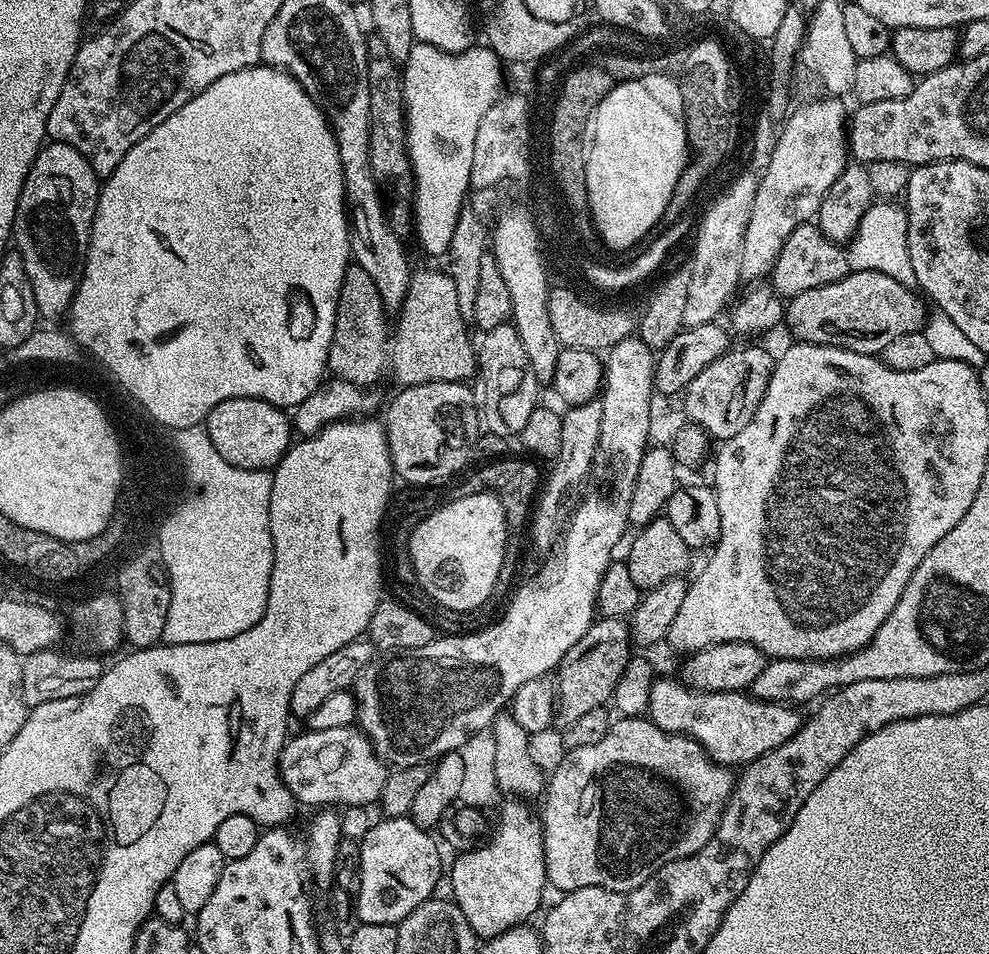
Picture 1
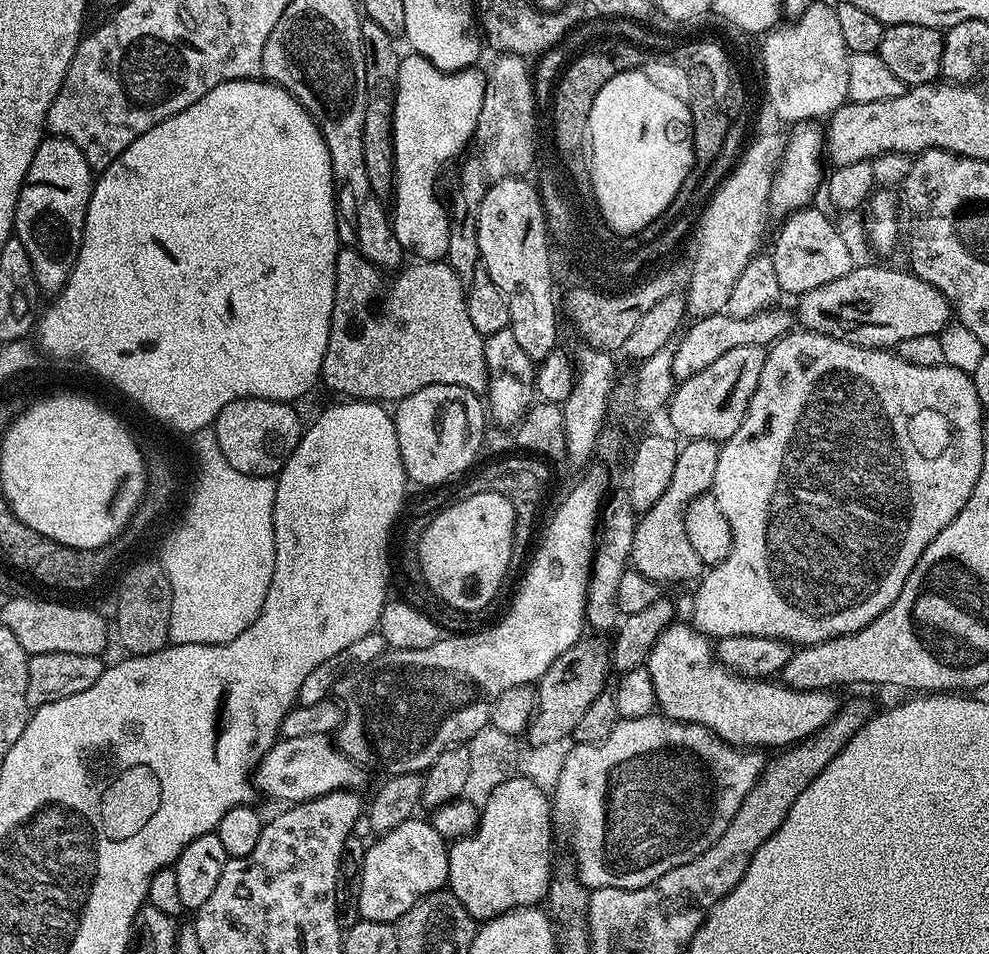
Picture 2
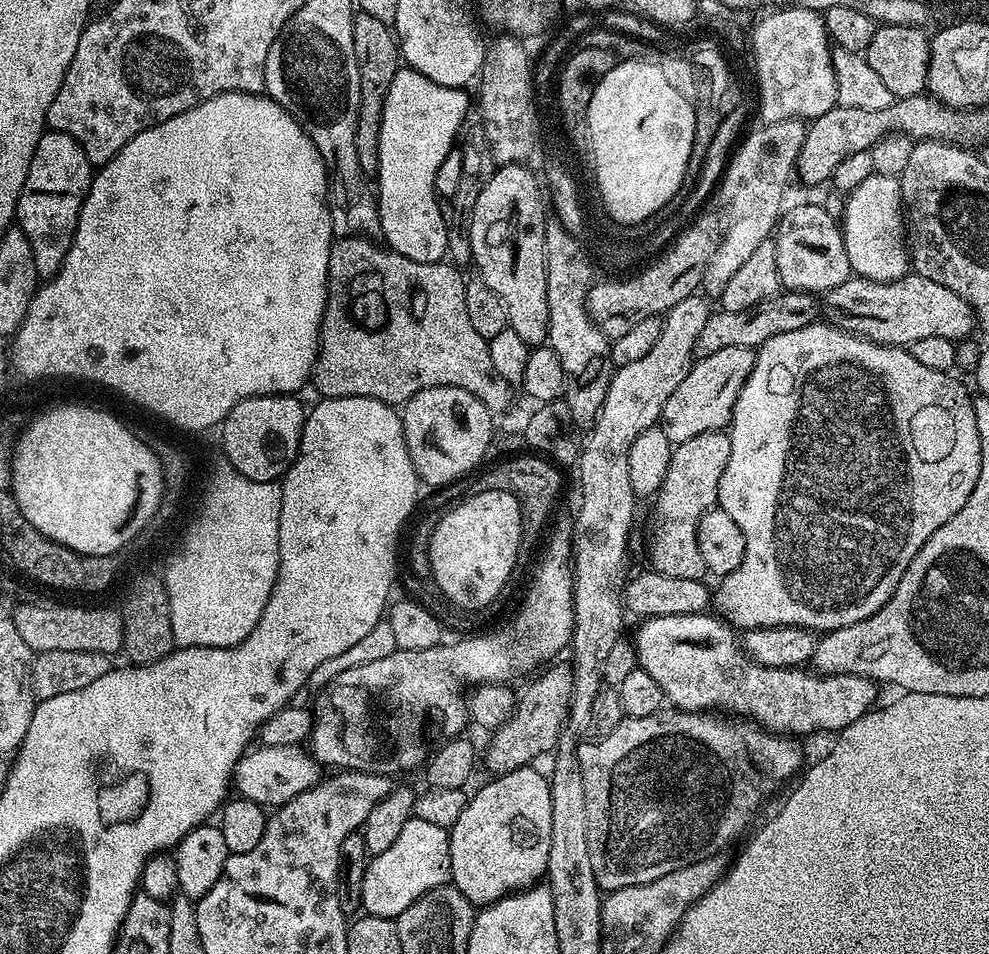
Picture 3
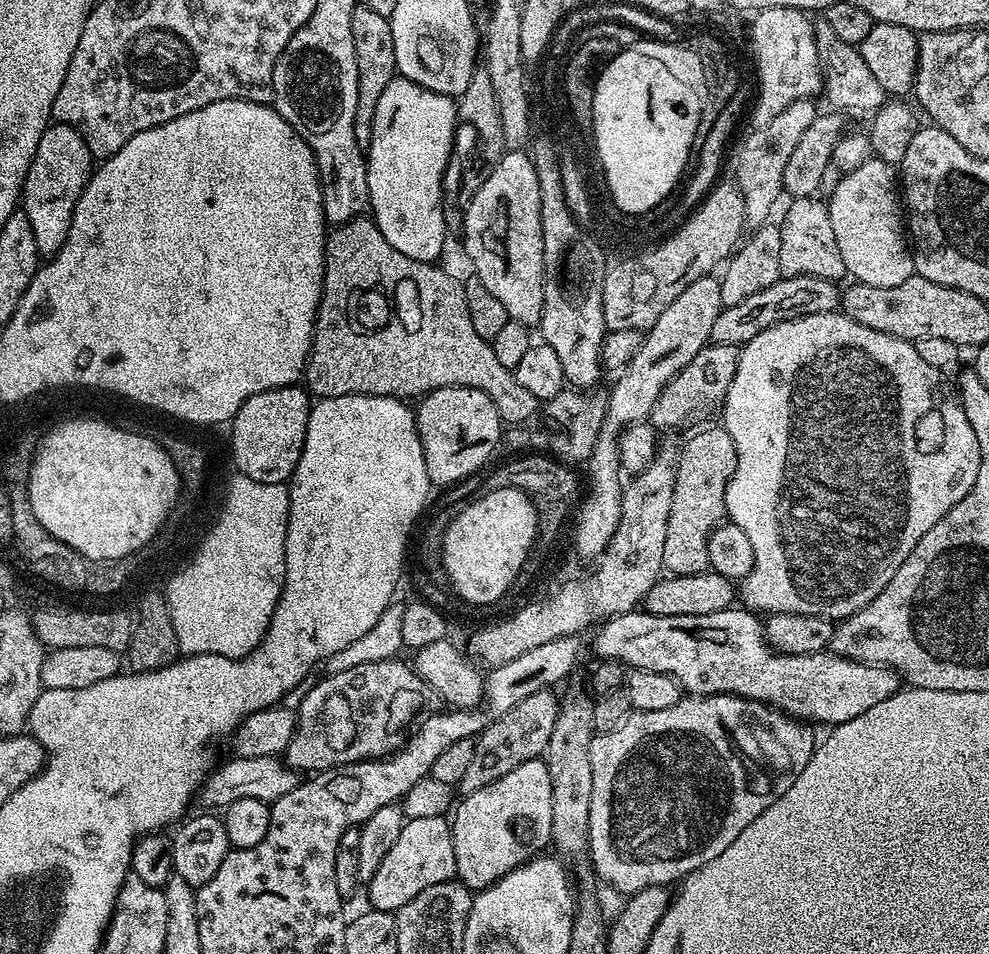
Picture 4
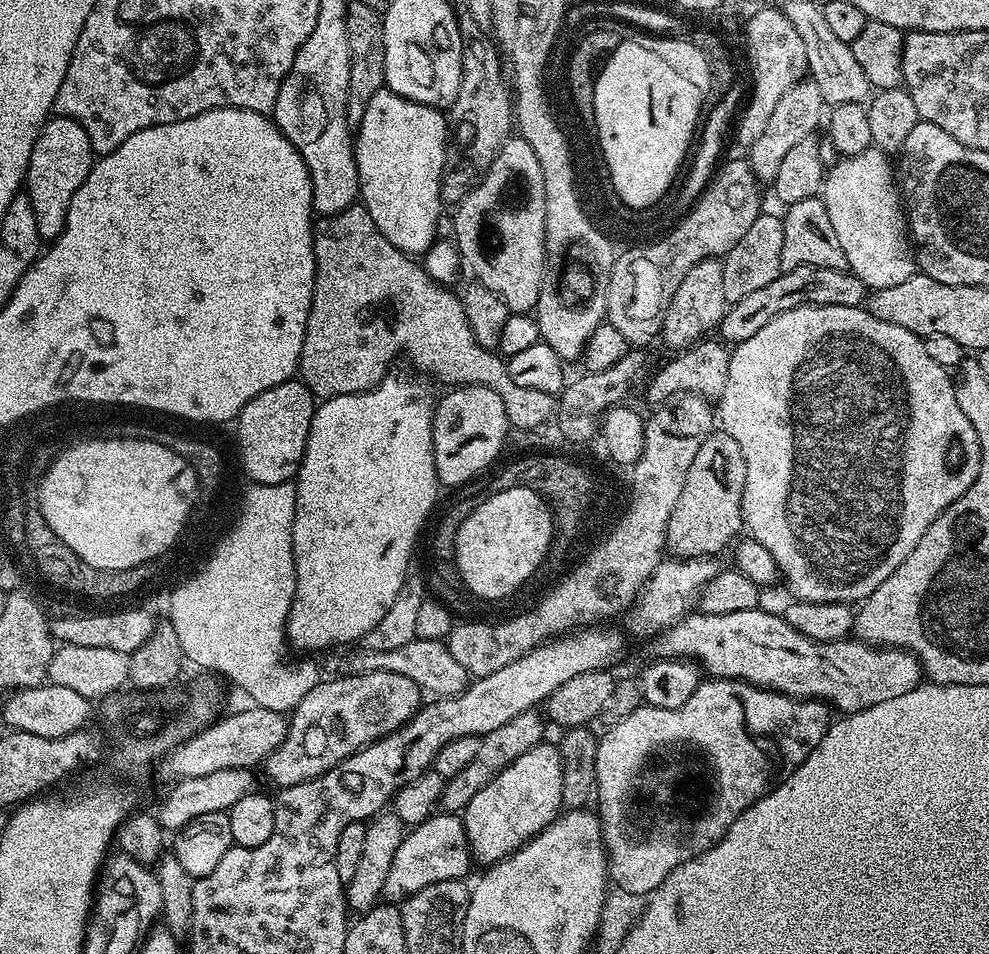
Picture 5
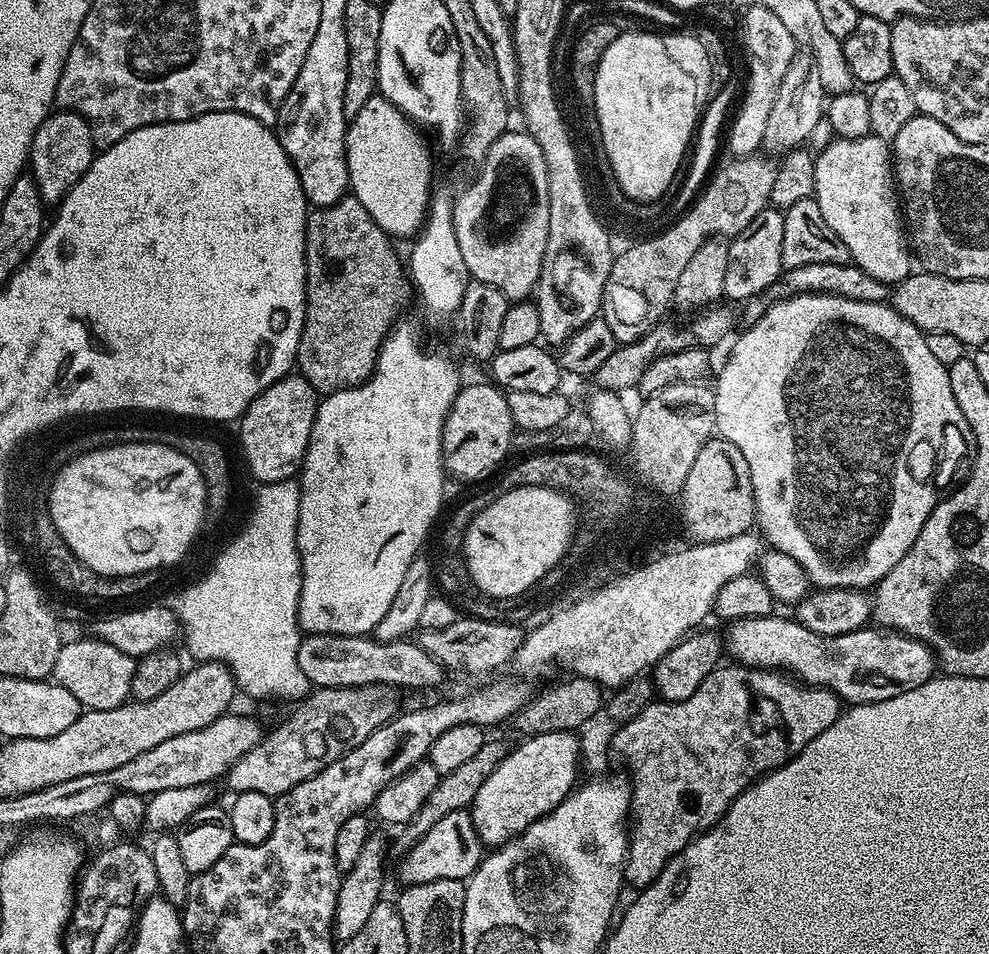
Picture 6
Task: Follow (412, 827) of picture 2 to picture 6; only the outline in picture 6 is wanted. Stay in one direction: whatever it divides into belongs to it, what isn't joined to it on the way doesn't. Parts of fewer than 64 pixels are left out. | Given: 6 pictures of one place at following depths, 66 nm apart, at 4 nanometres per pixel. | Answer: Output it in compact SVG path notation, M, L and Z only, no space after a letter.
M465 810L454 814L446 814L446 818L442 818L442 822L434 822L434 826L430 826L430 830L426 830L424 837L407 849L403 856L404 861L400 864L401 885L421 884L422 882L434 882L435 880L467 881L468 877L476 873L476 868L482 859L482 845L474 830L471 811Z

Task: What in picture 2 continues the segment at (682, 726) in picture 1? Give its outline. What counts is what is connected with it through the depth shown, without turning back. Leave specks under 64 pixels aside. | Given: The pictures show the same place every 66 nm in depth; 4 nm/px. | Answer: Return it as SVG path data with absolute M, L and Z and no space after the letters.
M673 622L652 646L646 667L654 682L654 694L659 711L672 720L687 724L697 724L710 730L720 740L737 746L755 746L760 750L783 750L798 744L820 731L833 720L840 711L841 701L836 701L837 693L832 690L794 690L776 678L741 676L731 672L725 664L716 659L713 641L703 632L696 631L691 623Z

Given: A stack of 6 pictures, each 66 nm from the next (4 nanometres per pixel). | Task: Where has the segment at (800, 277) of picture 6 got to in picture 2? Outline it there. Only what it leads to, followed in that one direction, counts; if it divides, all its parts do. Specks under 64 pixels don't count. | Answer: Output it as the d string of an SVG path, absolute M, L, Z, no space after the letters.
M773 306L764 312L754 314L750 318L734 318L724 312L719 312L713 316L701 316L691 321L692 325L683 329L679 337L680 345L674 348L674 366L672 367L673 377L677 381L690 378L698 374L698 370L706 370L710 362L715 362L717 358L722 358L722 354L727 354L730 350L735 350L737 346L758 346L764 348L781 340L794 328L794 316L781 306Z

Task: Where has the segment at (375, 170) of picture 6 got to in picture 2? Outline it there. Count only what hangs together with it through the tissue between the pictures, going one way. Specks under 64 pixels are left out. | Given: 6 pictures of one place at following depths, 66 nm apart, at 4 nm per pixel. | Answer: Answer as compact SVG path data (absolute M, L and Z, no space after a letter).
M415 54L401 55L400 65L398 66L398 82L396 83L396 97L392 103L392 141L394 142L394 162L396 163L396 186L394 189L394 201L396 205L391 205L390 219L392 222L392 229L398 238L398 242L404 247L405 253L411 254L412 252L417 261L420 262L440 262L445 259L447 254L447 246L450 241L450 226L448 221L448 209L445 201L440 201L440 196L436 193L436 183L440 180L440 171L444 168L444 163L447 160L452 160L460 151L463 150L467 144L475 137L476 123L478 122L478 114L482 110L482 98L484 97L484 72L475 67L464 69L463 72L443 72L438 70L429 60L417 56Z

